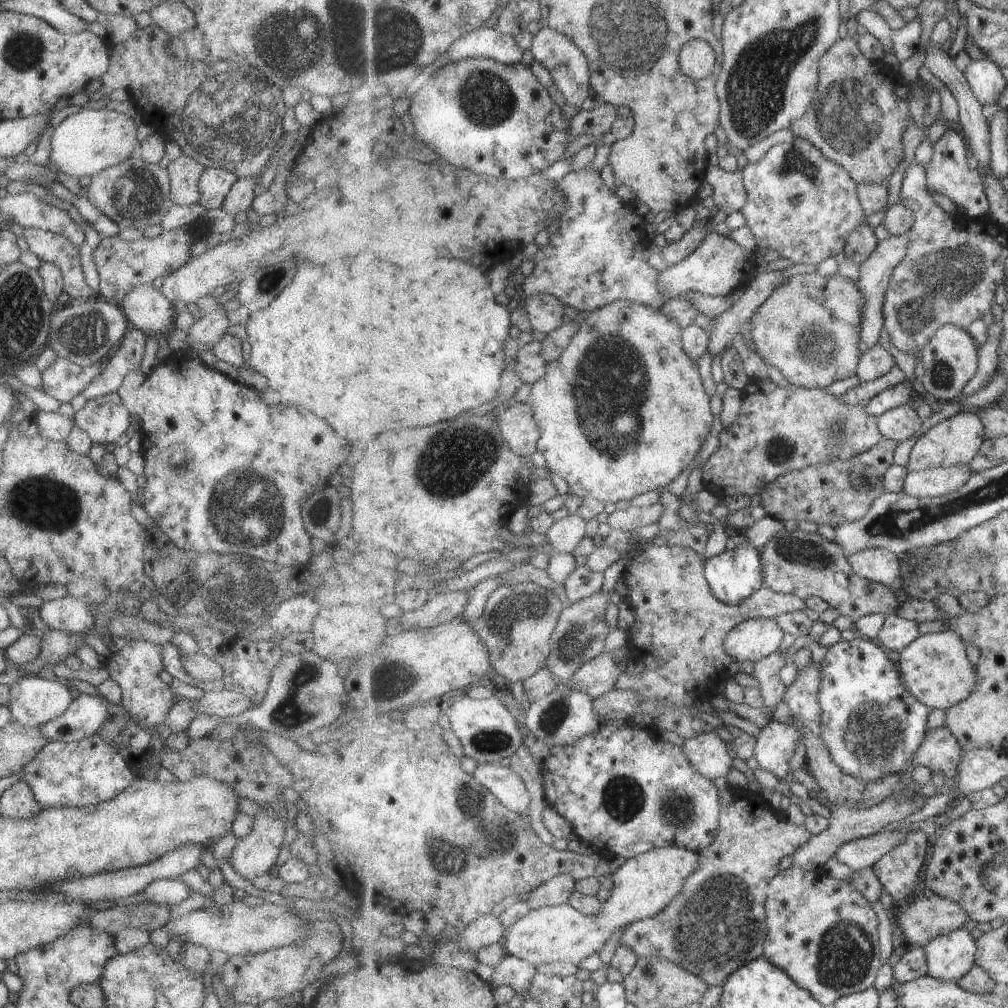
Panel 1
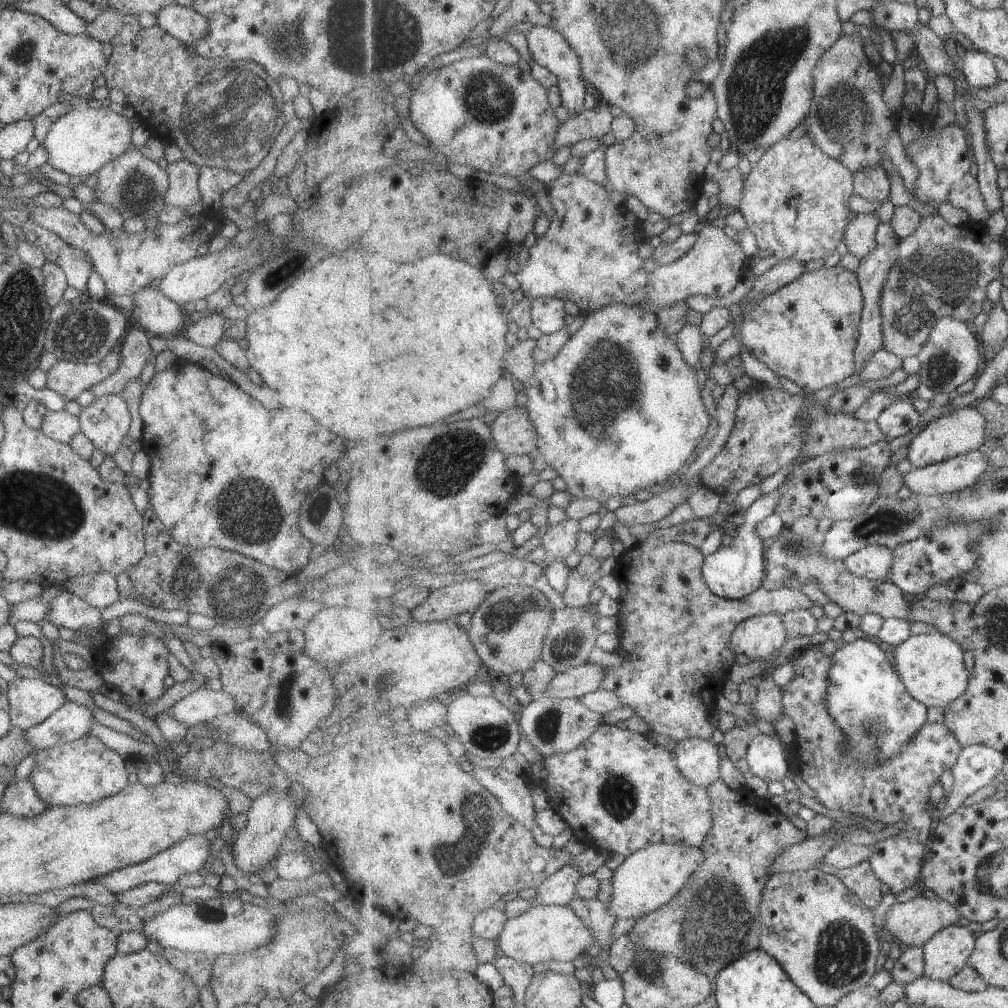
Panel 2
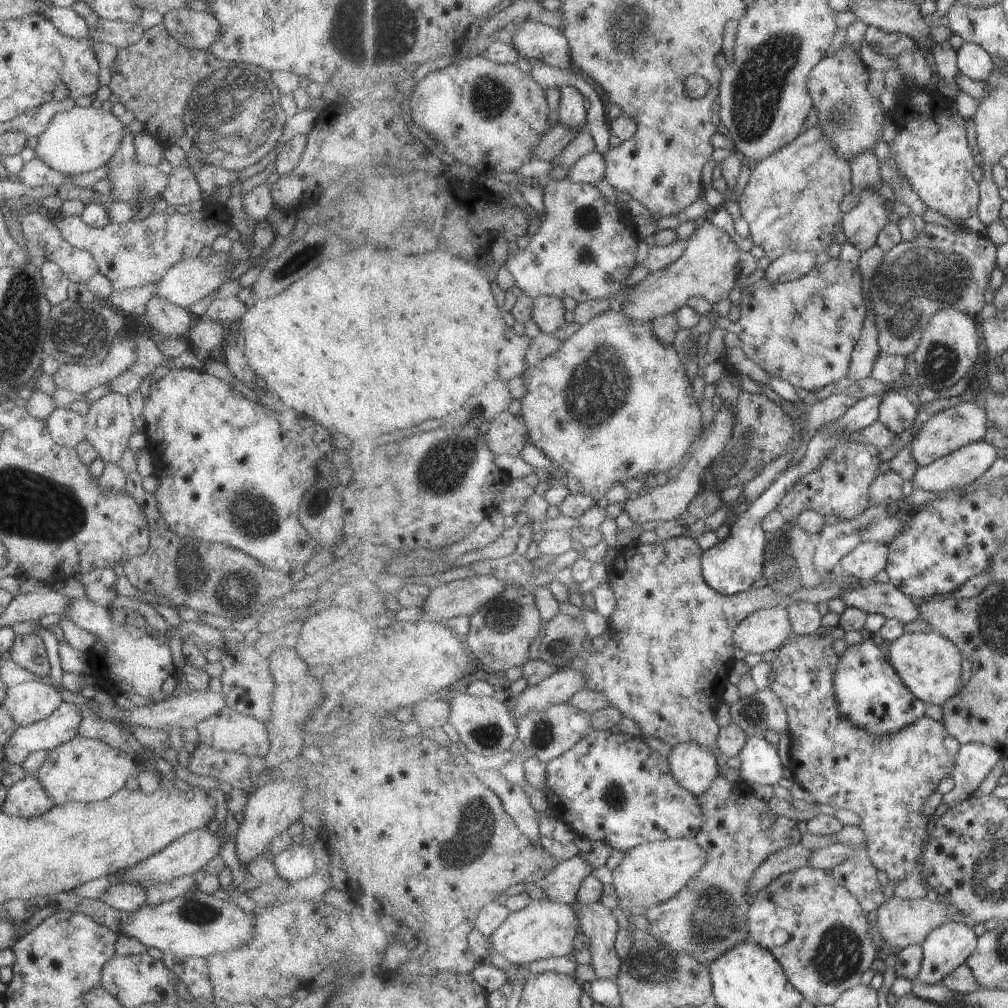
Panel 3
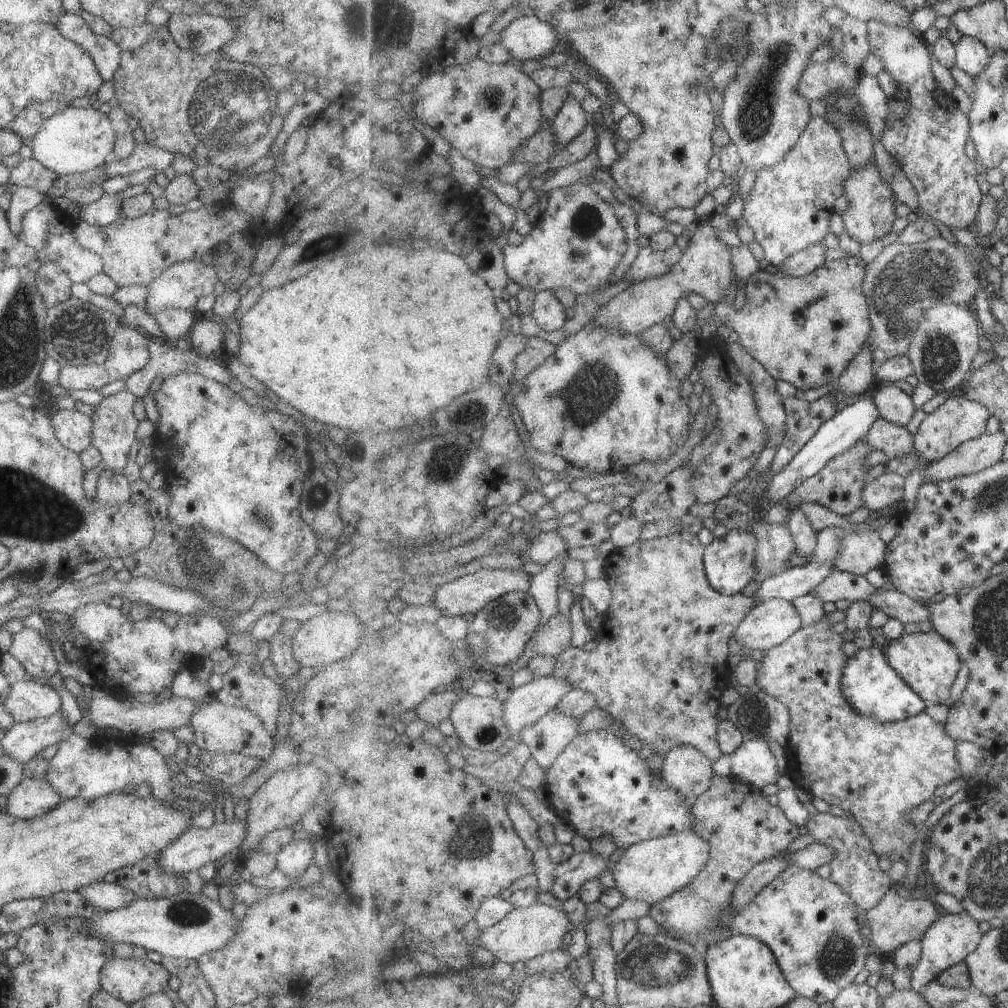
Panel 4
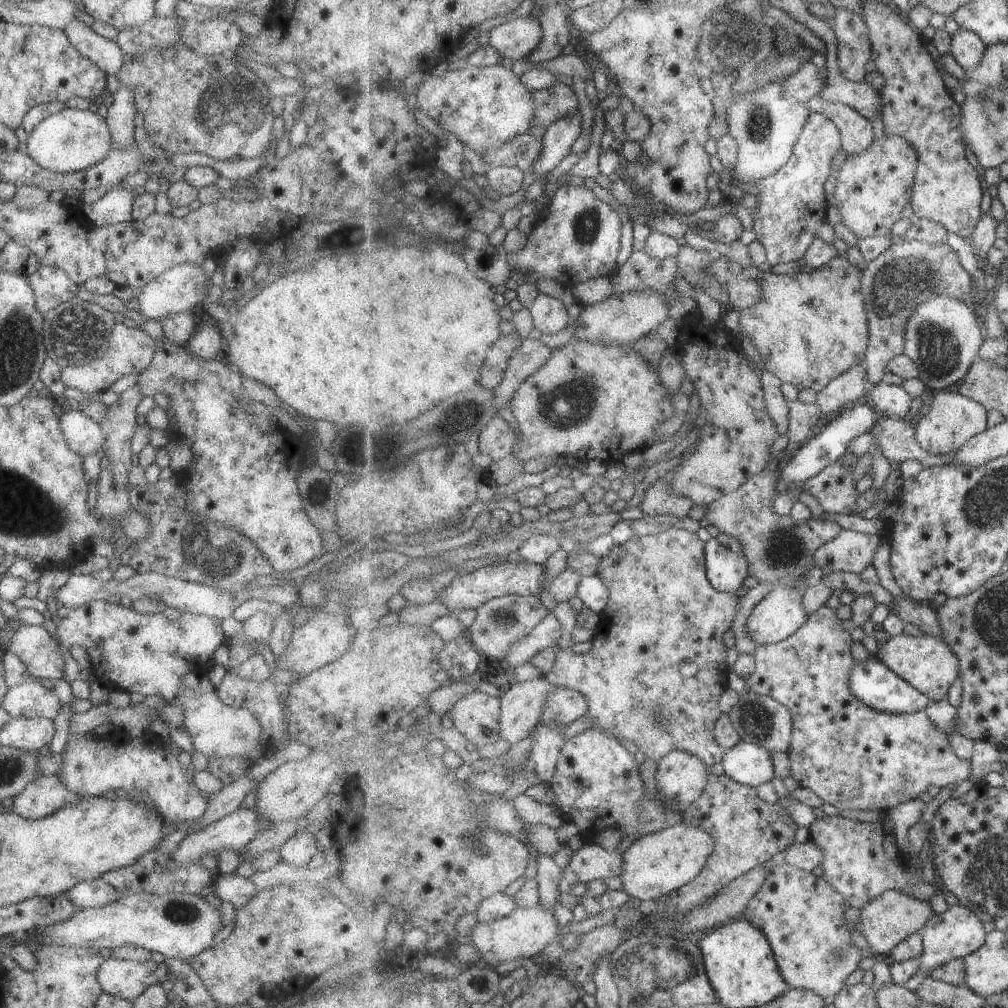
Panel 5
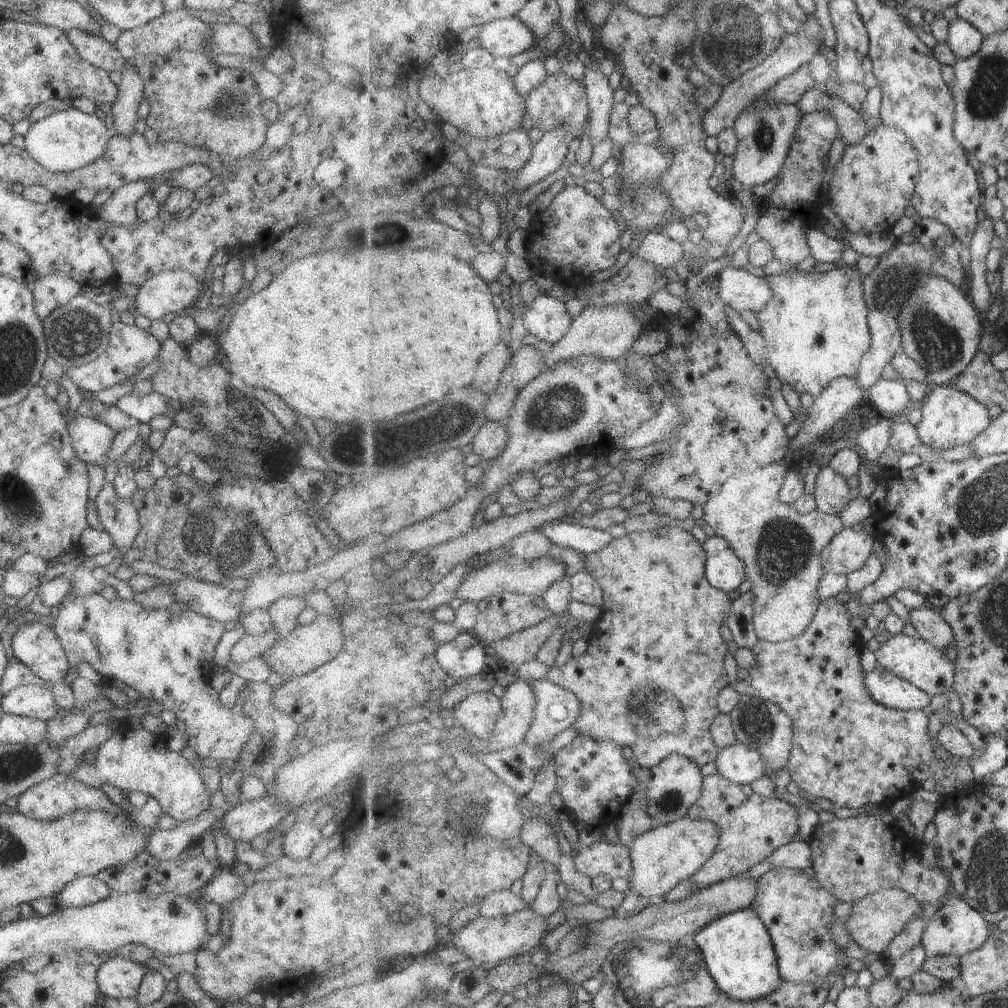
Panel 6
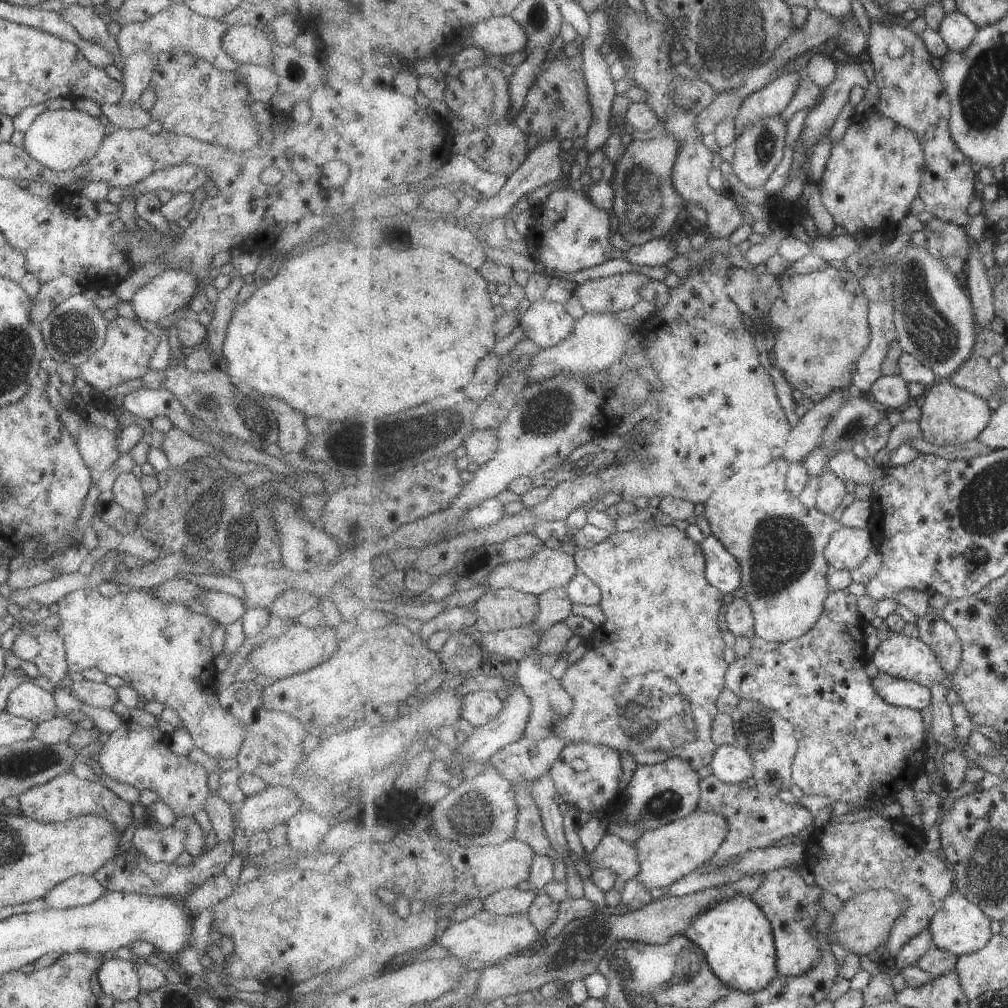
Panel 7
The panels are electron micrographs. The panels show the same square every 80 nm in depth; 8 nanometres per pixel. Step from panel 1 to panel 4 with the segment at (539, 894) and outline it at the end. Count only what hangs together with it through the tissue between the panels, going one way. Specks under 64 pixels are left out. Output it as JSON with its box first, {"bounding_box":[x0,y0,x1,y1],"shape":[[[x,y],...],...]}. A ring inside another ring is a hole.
{"bounding_box":[550,853,611,903],"shape":[[[575,853],[556,868],[550,892],[558,903],[578,896],[585,883],[597,879],[605,870],[611,871],[609,865],[607,858],[597,853]]]}

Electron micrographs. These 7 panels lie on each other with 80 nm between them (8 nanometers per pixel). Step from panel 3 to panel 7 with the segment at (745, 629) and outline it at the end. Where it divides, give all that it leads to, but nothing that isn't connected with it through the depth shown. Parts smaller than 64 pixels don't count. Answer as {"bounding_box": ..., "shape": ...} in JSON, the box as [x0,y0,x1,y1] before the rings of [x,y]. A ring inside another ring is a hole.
{"bounding_box":[704,458,843,643],"shape":[[[784,458],[775,459],[770,465],[739,471],[727,479],[705,504],[704,517],[711,532],[727,547],[742,568],[743,598],[755,614],[757,636],[775,643],[801,638],[818,623],[830,595],[828,575],[831,566],[826,559],[826,546],[843,523],[835,520],[816,506],[805,506],[790,489],[787,477],[790,463]]]}

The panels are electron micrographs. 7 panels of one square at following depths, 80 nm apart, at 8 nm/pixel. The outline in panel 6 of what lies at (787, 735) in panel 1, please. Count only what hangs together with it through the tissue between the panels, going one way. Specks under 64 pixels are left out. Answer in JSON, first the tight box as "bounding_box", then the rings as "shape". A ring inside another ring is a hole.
{"bounding_box":[715,742,767,784],"shape":[[[741,742],[720,749],[715,765],[718,772],[731,782],[753,784],[755,780],[767,776],[762,753]]]}

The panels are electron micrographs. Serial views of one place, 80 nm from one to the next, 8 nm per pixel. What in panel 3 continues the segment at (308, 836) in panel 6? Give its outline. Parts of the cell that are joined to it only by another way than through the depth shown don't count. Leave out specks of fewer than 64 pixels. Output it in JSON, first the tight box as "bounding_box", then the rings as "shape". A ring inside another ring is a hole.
{"bounding_box":[272,839,316,883],"shape":[[[296,839],[291,847],[272,857],[276,873],[291,883],[313,874],[316,870],[308,843]]]}

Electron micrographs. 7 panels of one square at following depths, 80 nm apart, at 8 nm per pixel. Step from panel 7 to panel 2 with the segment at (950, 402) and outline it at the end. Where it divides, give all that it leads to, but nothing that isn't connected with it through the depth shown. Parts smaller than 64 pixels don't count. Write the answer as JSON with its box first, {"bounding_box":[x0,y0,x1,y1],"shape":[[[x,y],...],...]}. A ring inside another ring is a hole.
{"bounding_box":[908,405,986,469],"shape":[[[974,405],[957,408],[926,426],[909,444],[908,460],[920,469],[983,449],[986,439],[986,418]]]}

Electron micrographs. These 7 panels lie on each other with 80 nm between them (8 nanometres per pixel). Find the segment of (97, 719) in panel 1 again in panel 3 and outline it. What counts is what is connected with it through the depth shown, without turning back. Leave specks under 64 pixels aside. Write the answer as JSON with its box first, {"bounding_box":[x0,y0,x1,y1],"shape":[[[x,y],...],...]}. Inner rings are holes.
{"bounding_box":[3,701,81,764],"shape":[[[63,701],[49,716],[13,731],[3,744],[5,760],[20,764],[30,752],[50,751],[58,744],[67,742],[77,735],[79,720],[81,714],[78,707]]]}

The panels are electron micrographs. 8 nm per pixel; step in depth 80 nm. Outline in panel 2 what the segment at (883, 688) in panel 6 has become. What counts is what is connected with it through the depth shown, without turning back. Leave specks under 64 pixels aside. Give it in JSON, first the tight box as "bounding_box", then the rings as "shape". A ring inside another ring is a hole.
{"bounding_box":[826,637,929,767],"shape":[[[865,637],[845,643],[832,657],[834,664],[830,668],[830,686],[826,702],[834,721],[847,734],[849,744],[846,754],[854,755],[867,767],[883,765],[885,761],[897,756],[922,730],[922,726],[928,721],[929,707],[909,694],[910,690],[905,688],[906,684],[899,678],[900,674],[895,672],[885,652],[873,642],[873,638]]]}

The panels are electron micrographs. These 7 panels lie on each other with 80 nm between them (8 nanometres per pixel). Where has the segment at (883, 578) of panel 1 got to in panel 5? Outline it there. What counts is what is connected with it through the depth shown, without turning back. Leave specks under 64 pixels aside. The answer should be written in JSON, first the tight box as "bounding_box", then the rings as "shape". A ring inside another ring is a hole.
{"bounding_box":[815,531,880,575],"shape":[[[843,531],[835,540],[819,548],[815,562],[827,575],[840,572],[860,575],[872,566],[880,544],[879,534]]]}

